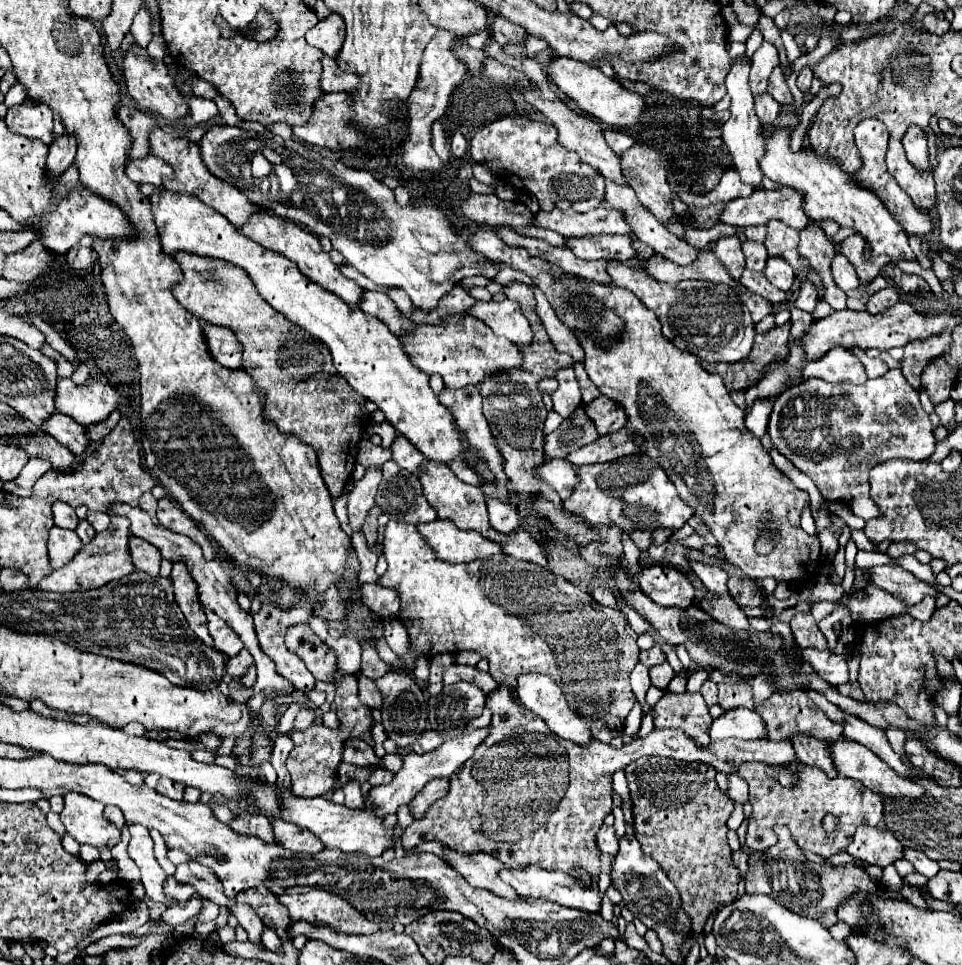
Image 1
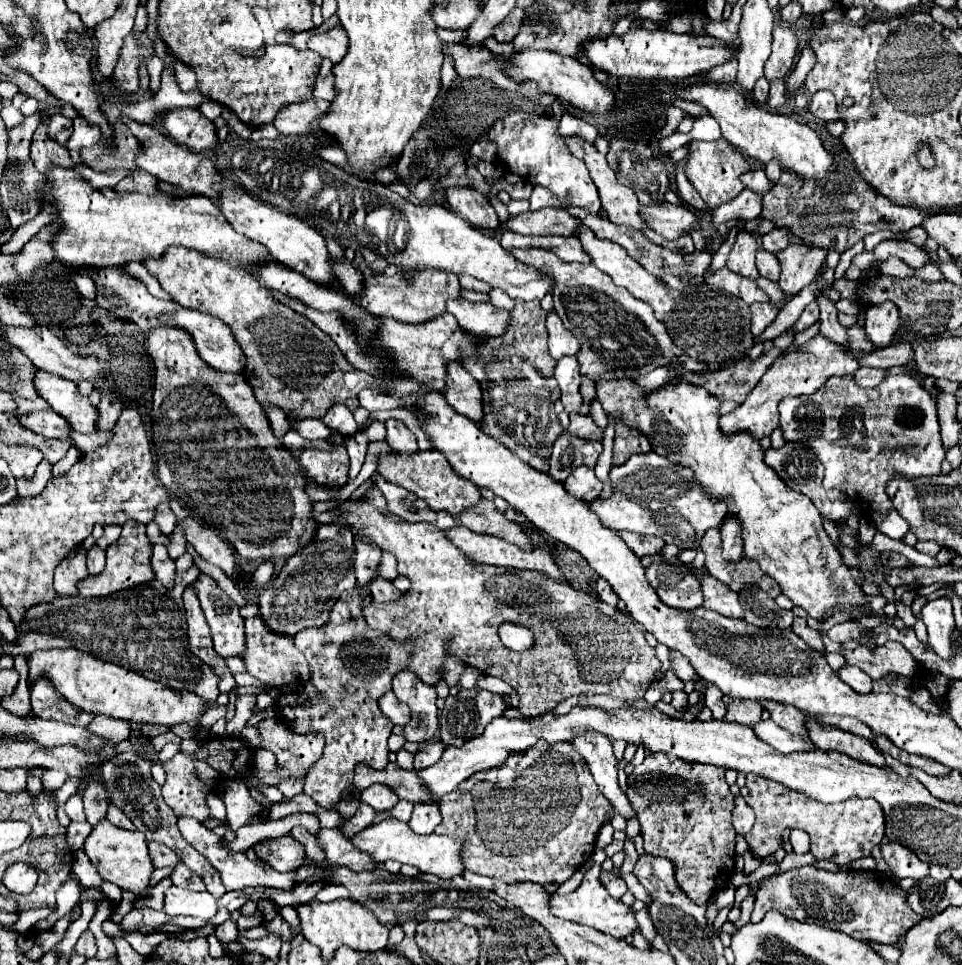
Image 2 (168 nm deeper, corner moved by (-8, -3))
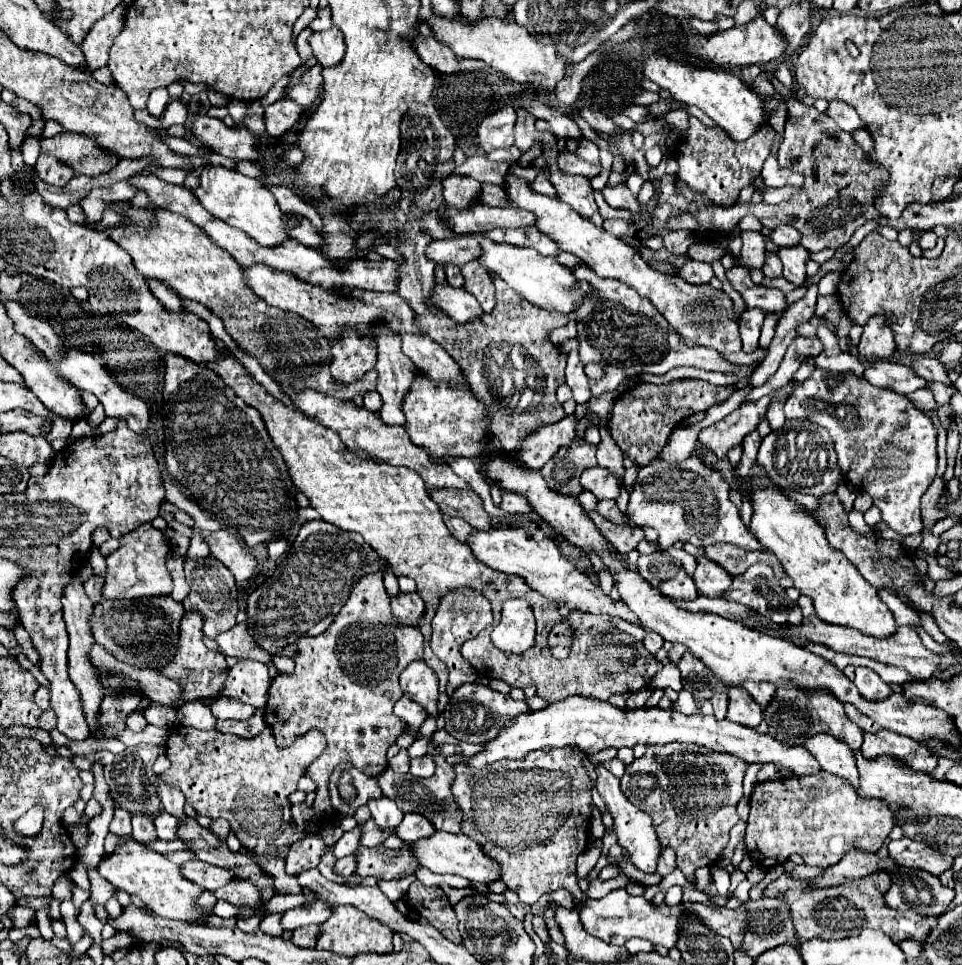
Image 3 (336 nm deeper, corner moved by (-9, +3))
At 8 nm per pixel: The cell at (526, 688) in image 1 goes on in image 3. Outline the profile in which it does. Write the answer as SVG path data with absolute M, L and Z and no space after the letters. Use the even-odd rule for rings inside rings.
M596 763L594 769L596 769L596 791L604 799L608 813L614 817L614 831L618 835L618 845L624 847L630 853L632 865L636 865L644 873L654 873L656 861L658 861L658 855L660 855L660 843L656 839L652 819L642 809L638 809L636 805L632 805L626 799L626 795L620 789L620 779L614 777L602 763Z

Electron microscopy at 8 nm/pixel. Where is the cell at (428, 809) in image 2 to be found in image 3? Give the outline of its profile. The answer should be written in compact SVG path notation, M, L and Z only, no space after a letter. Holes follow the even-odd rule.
M408 813L408 815L404 815L402 823L398 825L396 835L404 843L412 843L412 841L418 841L422 837L428 837L432 831L434 831L434 825L424 815L420 815L420 813Z

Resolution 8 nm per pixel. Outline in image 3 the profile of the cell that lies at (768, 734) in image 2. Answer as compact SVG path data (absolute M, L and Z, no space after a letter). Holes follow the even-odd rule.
M818 733L806 739L806 749L818 759L824 771L844 777L846 781L850 781L850 785L858 783L856 759L852 759L852 751L846 743L836 741L832 735Z

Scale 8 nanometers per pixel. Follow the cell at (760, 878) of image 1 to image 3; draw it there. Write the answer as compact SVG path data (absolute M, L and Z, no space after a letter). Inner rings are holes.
M876 871L874 875L852 879L834 887L812 887L808 879L796 879L790 873L782 873L764 889L764 895L776 897L788 905L794 929L804 939L842 939L858 935L862 929L880 929L890 935L894 943L900 943L904 939L924 941L930 931L930 919L916 911L898 911L888 907L884 895L890 887L892 879L886 871Z

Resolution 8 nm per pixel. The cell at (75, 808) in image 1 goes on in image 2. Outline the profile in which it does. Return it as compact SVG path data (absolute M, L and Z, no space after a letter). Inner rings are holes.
M105 819L87 837L85 853L105 881L115 883L117 887L121 887L123 891L133 893L135 897L145 897L147 895L147 887L151 885L151 873L155 871L155 867L151 863L147 841L145 841L141 831L125 831L125 829L119 829L119 827L111 825Z

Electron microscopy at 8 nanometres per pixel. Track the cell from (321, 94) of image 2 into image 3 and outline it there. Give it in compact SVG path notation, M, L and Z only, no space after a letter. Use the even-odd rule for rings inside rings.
M316 63L308 73L302 75L302 79L292 81L288 87L288 99L300 103L300 105L310 105L316 97L322 95L324 79L322 79L322 65Z

